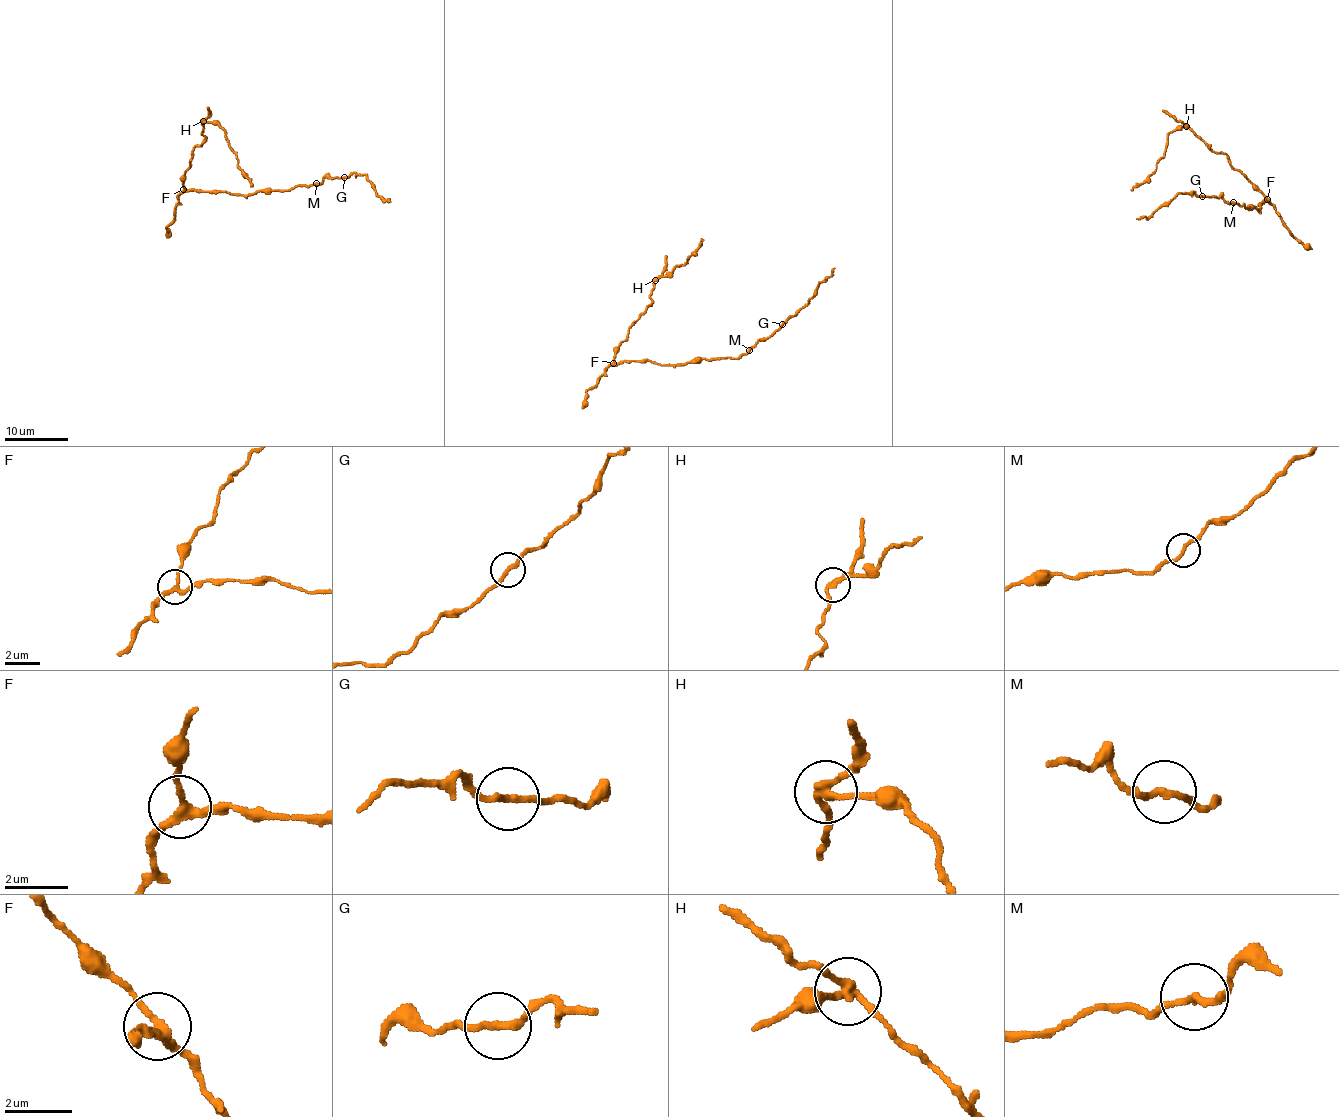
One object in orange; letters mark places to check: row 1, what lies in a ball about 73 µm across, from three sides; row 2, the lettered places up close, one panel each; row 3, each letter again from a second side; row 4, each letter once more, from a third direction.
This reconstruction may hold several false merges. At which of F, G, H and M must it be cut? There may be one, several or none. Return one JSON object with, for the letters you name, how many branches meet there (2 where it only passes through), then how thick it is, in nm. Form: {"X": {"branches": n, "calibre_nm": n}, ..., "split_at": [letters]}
{"G": {"branches": 2, "calibre_nm": 200}, "H": {"branches": 3, "calibre_nm": 200}, "split_at": ["G", "H"]}

